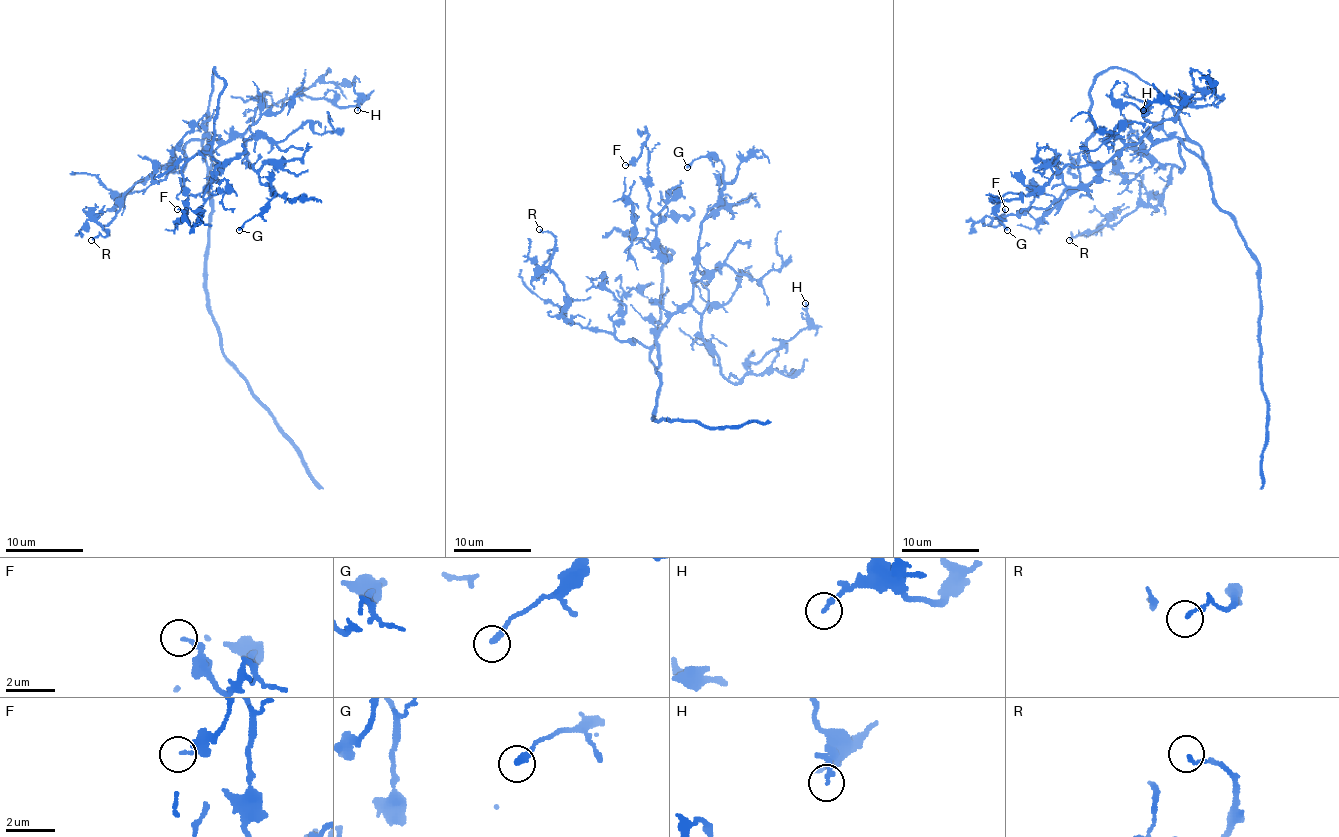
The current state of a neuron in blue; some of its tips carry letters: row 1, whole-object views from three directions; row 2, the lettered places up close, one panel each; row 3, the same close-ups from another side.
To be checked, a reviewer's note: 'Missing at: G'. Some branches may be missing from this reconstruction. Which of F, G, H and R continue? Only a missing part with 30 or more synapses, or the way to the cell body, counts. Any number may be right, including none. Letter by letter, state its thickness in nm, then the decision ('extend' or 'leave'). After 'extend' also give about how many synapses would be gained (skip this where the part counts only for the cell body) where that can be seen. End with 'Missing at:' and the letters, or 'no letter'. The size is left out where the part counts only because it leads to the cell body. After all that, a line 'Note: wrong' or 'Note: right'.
F: 170 nm thick; leave
G: 240 nm thick; leave
H: 190 nm thick; leave
R: 160 nm thick; leave
Missing at: no letter
Note: wrong

